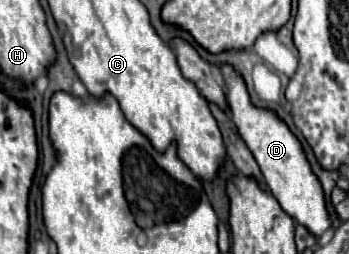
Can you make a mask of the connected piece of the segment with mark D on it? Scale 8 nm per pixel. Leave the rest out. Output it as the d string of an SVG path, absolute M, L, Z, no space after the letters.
M222 66L220 70L222 70L224 82L228 86L226 100L230 106L232 120L238 126L238 132L244 138L244 142L248 144L250 152L254 154L270 192L280 202L280 206L286 214L290 214L294 220L304 224L318 238L322 232L326 232L330 228L330 218L326 212L322 186L320 186L318 178L312 174L300 142L274 112L260 110L250 104L250 96L246 92L244 80L230 66Z

